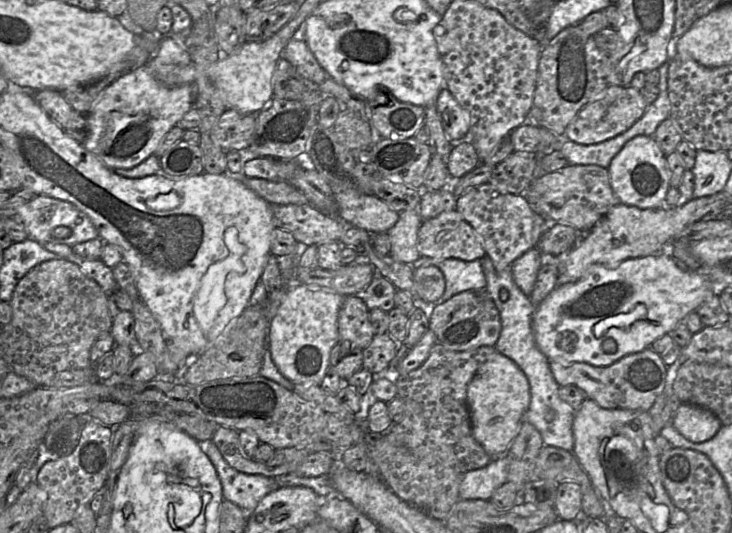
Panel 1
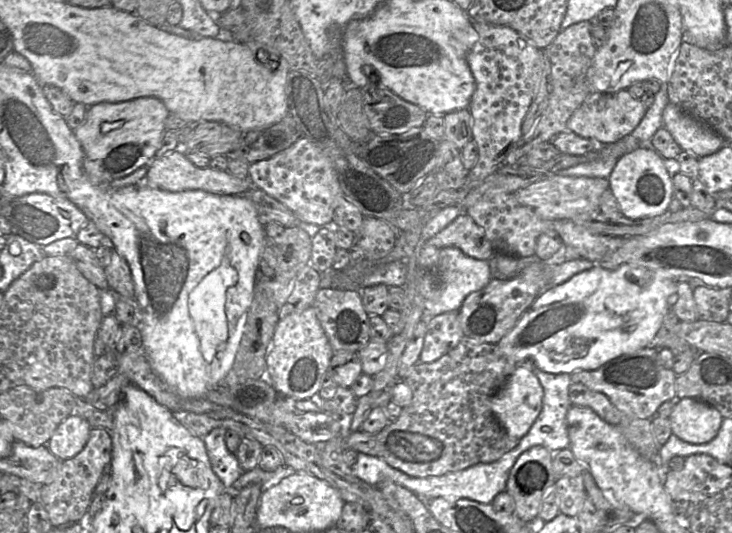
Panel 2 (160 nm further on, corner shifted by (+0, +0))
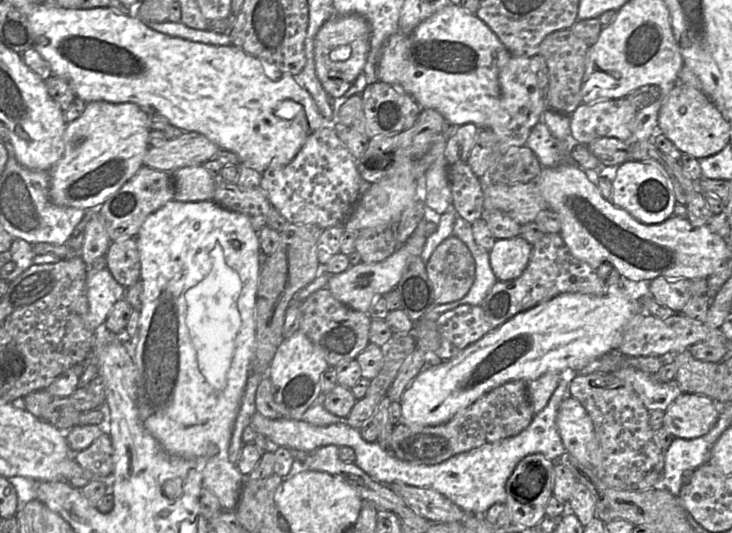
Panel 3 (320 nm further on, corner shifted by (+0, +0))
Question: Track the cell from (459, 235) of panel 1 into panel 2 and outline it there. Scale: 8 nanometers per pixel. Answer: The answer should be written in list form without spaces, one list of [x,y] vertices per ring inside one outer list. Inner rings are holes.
[[[465,212],[424,245],[434,246],[438,249],[456,247],[467,256],[479,260],[490,260],[495,253],[484,229]]]

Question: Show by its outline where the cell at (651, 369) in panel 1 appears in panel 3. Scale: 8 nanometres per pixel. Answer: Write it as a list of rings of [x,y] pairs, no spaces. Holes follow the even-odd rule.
[[[633,367],[621,368],[614,373],[608,374],[614,374],[617,378],[630,384],[649,411],[660,410],[665,412],[672,402],[682,394],[678,383],[674,379],[666,383],[660,383],[654,379],[654,374],[647,374]]]

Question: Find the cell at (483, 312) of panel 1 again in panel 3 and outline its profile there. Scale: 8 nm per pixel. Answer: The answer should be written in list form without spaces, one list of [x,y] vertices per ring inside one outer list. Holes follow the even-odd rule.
[[[547,232],[532,245],[532,253],[524,272],[514,280],[498,280],[480,304],[480,308],[494,330],[516,314],[563,293],[581,293],[597,297],[613,295],[641,301],[649,295],[649,282],[631,281],[609,263],[593,268],[572,255],[559,233]]]

